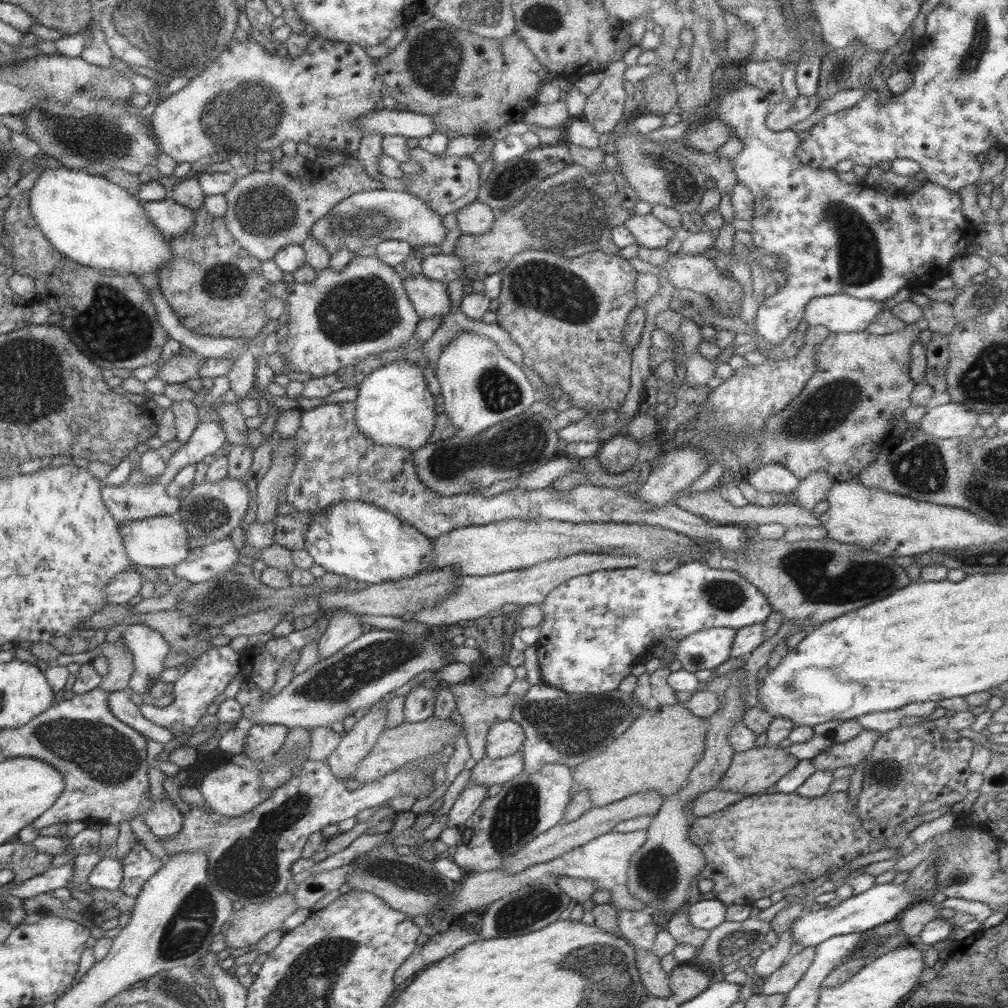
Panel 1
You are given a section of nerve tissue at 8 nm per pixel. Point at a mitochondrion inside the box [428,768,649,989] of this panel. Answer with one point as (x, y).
(515, 817)

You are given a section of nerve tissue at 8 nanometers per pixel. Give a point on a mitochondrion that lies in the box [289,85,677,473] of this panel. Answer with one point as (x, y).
(566, 213)

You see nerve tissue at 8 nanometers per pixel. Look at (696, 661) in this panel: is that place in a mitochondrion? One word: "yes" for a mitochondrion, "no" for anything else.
no

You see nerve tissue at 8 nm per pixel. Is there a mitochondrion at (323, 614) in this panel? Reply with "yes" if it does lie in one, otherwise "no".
no

